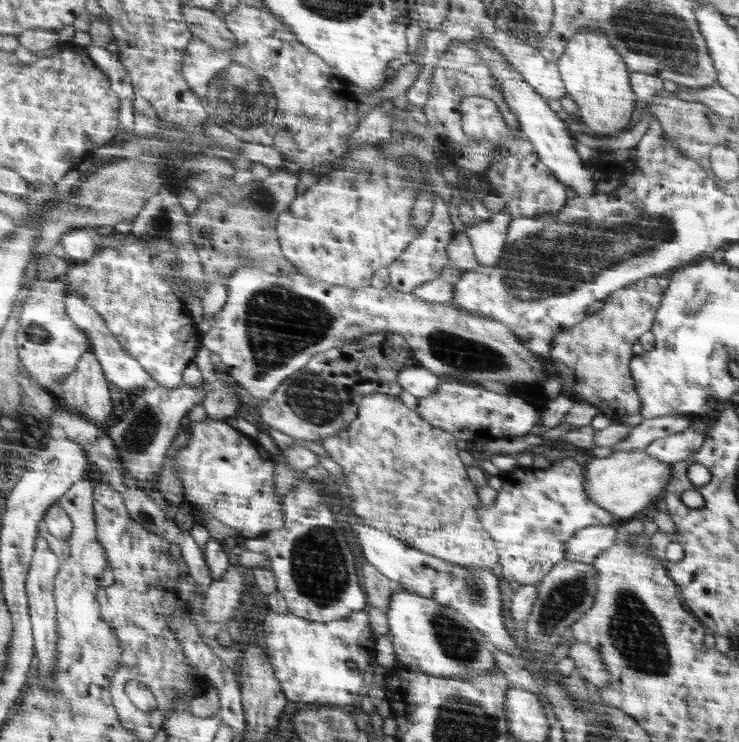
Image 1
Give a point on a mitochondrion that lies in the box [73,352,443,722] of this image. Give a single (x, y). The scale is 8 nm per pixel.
(319, 573)

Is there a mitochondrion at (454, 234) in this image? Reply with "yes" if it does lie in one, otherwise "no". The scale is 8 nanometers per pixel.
no

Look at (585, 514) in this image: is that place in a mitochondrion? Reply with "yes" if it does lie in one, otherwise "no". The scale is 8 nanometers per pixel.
no

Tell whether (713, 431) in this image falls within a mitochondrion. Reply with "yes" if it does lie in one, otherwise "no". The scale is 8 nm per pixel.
no

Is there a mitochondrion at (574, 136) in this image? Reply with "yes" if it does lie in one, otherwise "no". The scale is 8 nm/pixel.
no

